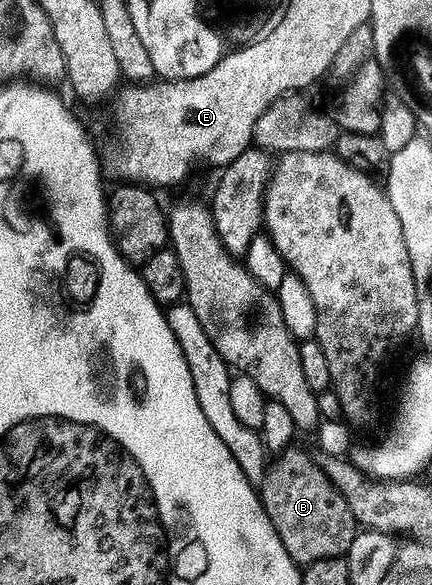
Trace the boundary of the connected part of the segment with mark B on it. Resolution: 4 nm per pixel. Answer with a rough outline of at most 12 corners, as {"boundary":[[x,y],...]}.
{"boundary":[[285,450],[262,508],[295,563],[345,556],[352,509],[308,452]]}

